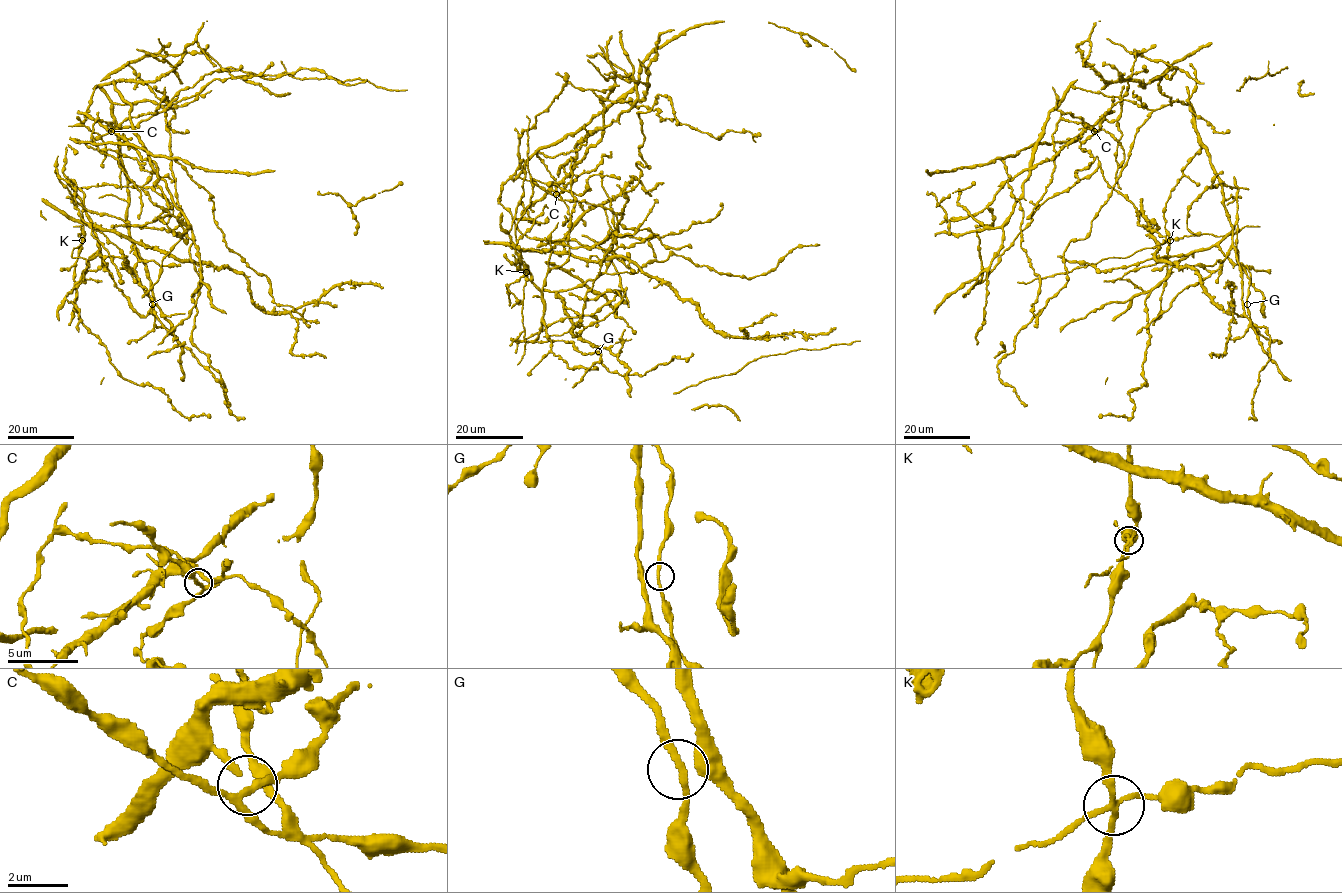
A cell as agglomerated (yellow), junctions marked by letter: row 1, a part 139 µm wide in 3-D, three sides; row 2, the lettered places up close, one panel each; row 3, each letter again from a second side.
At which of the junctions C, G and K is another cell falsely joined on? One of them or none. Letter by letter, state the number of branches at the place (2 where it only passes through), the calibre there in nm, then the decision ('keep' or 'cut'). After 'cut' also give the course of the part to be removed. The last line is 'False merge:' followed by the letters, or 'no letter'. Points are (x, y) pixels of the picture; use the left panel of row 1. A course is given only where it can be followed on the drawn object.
C: 4 branches meet; 220 nm thick; keep
G: 3 branches meet; 190 nm thick; keep
K: 4 branches meet; 200 nm thick; cut
False merge: K

